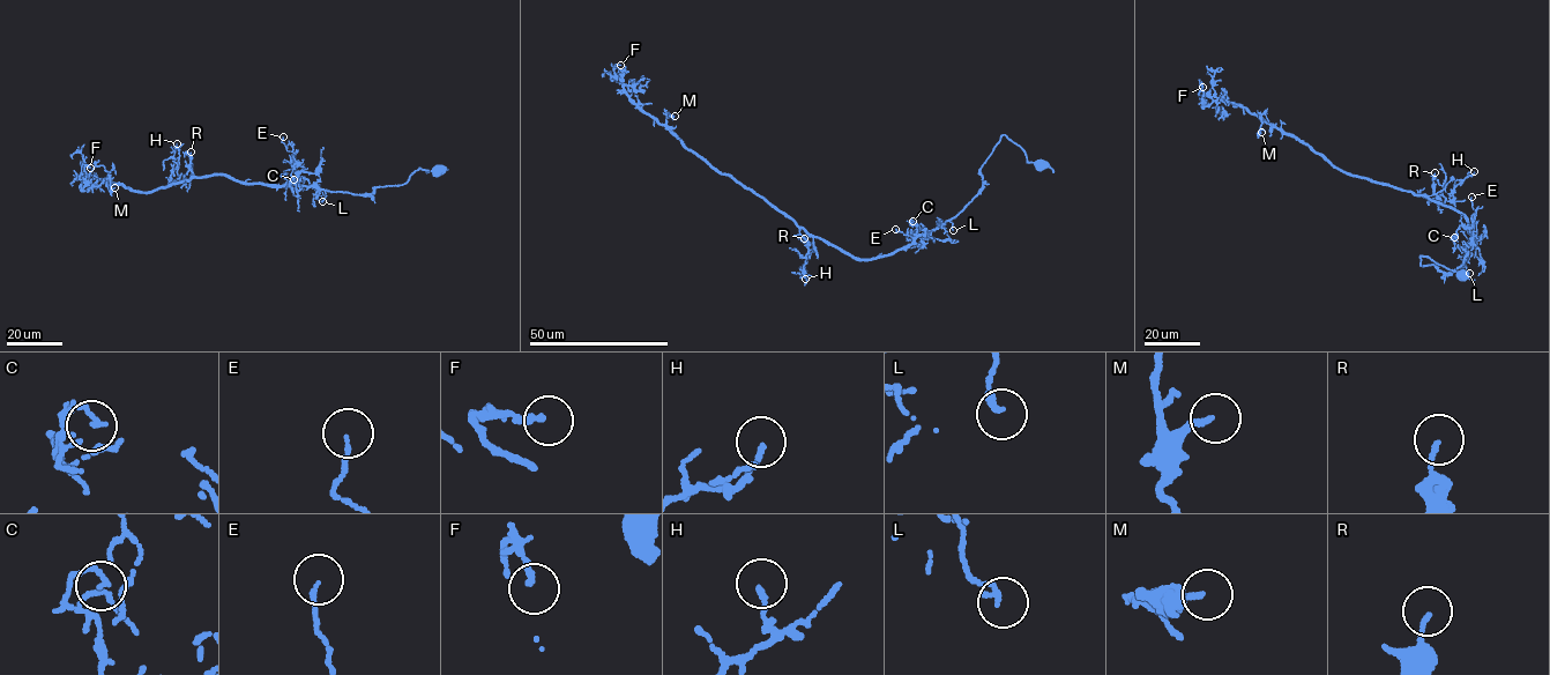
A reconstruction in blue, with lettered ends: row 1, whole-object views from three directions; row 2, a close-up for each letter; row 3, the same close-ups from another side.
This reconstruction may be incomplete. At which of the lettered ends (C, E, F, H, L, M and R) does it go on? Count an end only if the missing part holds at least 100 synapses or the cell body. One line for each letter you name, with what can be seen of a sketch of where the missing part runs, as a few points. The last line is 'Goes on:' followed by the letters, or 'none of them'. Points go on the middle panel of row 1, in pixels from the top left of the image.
Goes on: none of them

